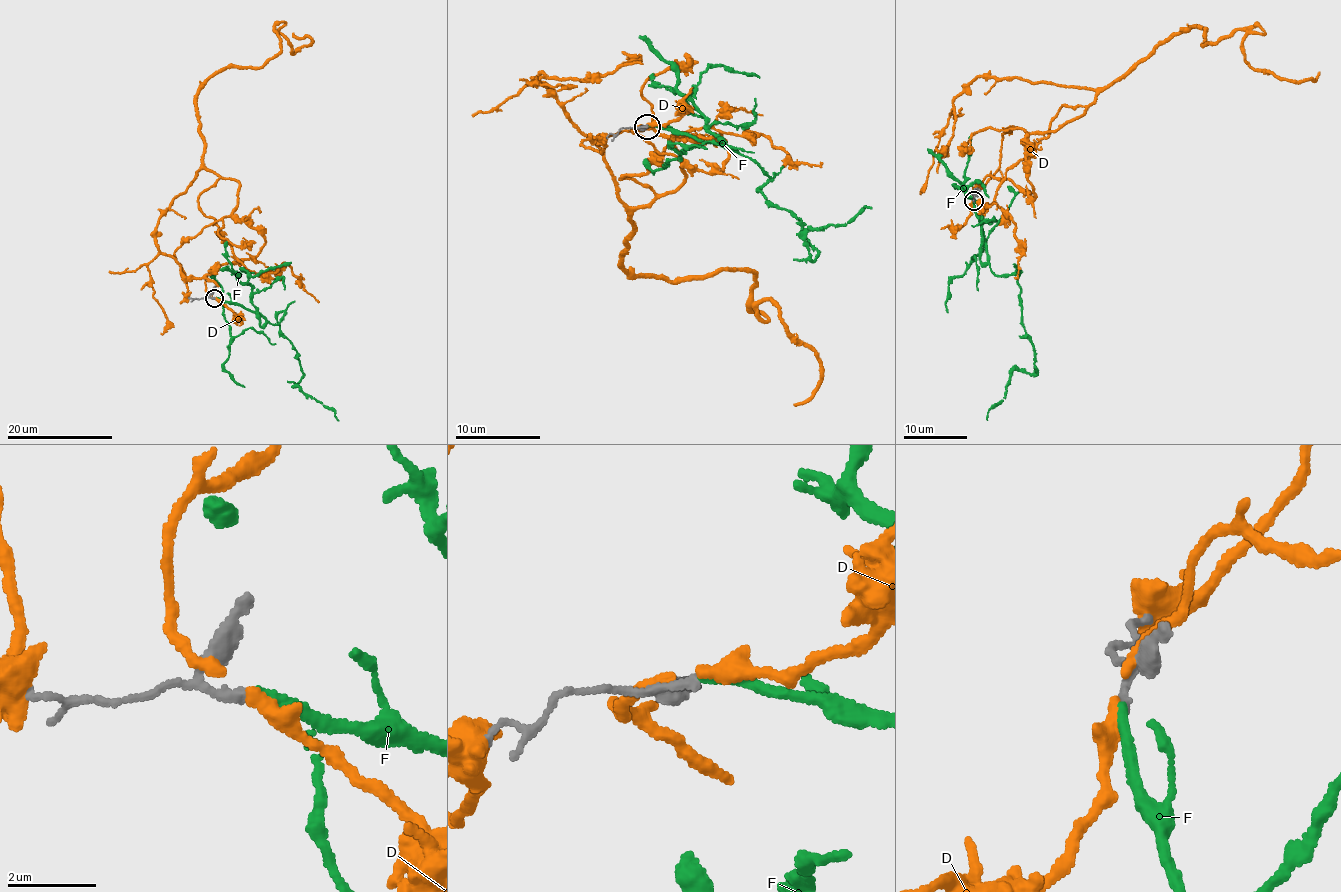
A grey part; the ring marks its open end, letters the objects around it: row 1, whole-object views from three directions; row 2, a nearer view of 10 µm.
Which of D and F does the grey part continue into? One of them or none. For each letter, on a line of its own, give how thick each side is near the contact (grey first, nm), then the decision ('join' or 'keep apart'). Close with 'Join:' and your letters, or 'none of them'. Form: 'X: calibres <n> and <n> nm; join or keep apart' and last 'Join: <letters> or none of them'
D: calibres 150 and 220 nm; keep apart
F: calibres 150 and 240 nm; keep apart
Join: none of them

